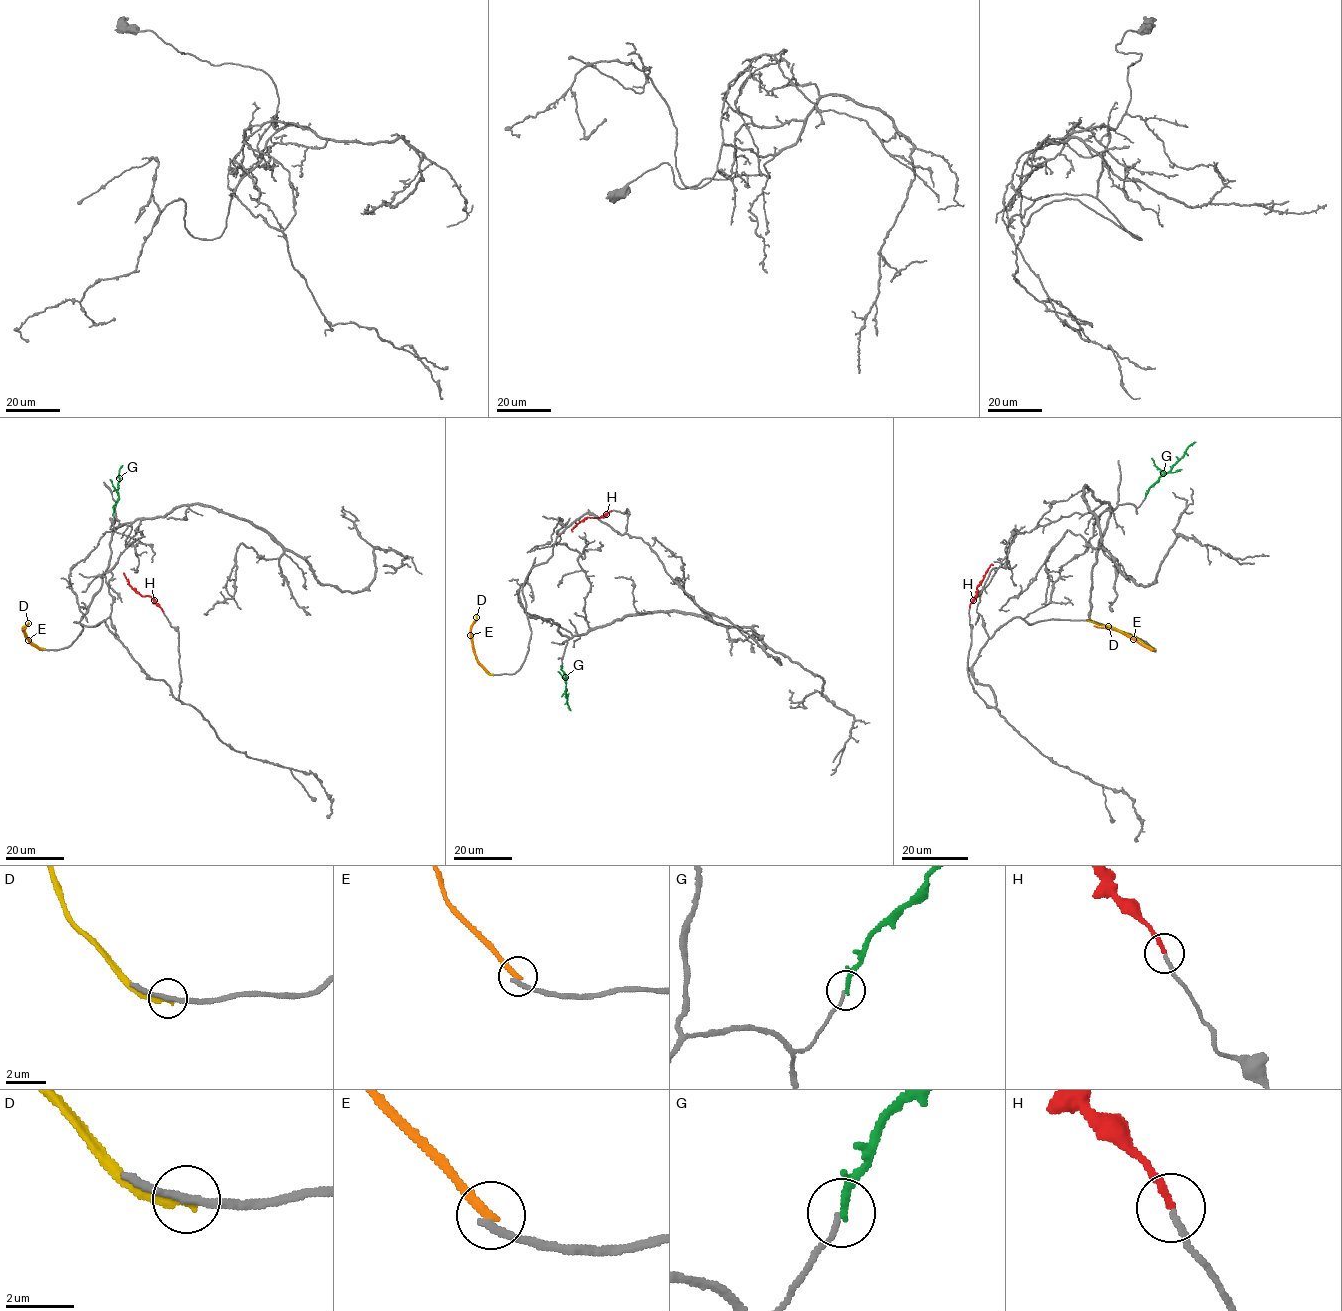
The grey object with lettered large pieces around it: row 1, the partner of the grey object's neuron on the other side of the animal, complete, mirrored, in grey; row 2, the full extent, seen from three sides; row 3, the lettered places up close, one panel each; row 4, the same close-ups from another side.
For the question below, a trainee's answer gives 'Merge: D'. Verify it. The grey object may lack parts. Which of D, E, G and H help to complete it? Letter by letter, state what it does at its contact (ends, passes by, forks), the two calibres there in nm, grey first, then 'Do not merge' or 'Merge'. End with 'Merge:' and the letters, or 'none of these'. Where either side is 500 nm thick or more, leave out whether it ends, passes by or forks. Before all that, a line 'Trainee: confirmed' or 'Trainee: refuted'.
Trainee: refuted
D: It ends there. Thickness 240 nm (grey) against 280 nm. Do not merge
E: It ends there. Thickness 280 nm (grey) against 280 nm. Do not merge
G: It passes by. Thickness 150 nm (grey) against 170 nm. Do not merge
H: It ends there. Thickness 190 nm (grey) against 180 nm. Merge
Merge: H

